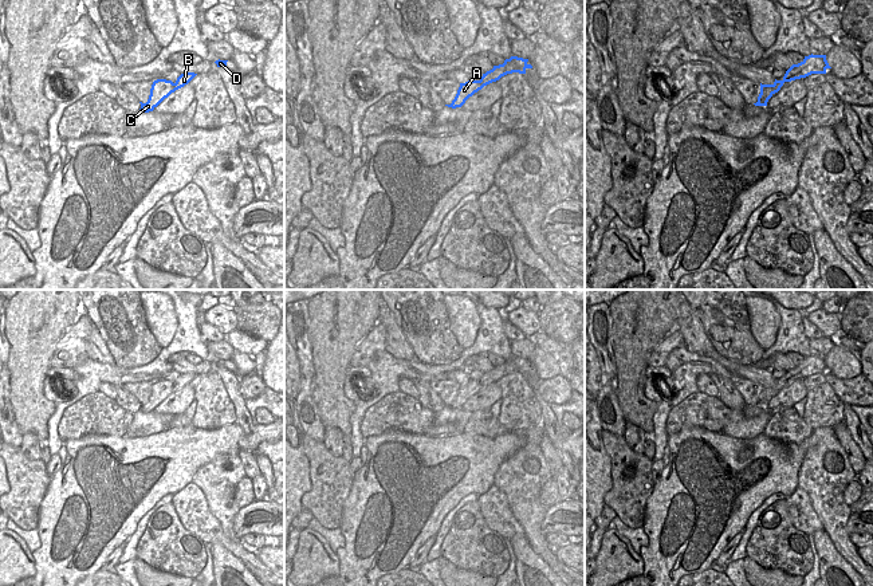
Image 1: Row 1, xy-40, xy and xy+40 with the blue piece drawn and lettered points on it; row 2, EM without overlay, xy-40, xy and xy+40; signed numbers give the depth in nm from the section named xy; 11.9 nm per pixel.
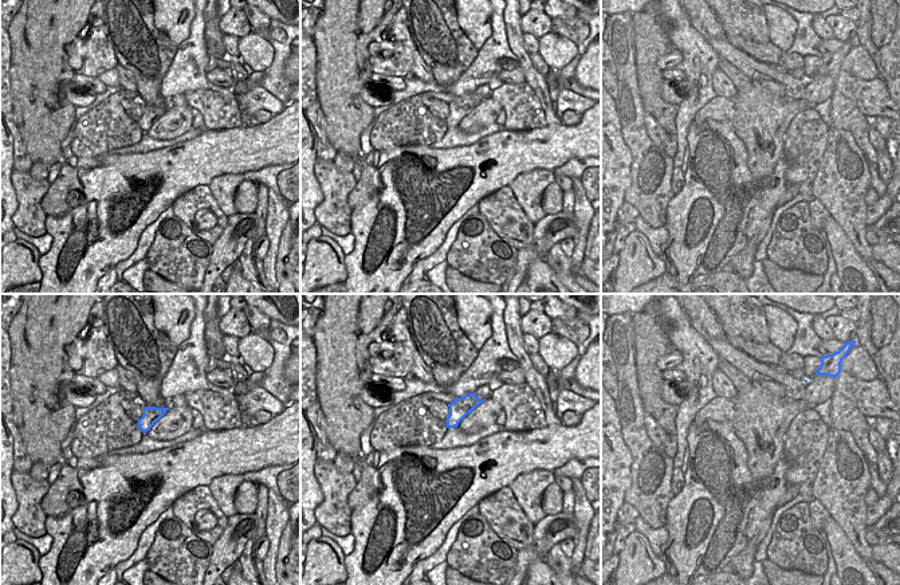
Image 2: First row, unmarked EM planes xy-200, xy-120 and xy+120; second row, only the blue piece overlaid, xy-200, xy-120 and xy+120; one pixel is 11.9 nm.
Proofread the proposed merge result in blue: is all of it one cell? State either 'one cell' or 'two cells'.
one cell

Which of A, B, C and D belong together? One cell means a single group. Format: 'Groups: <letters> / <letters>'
Groups: A B C D.

